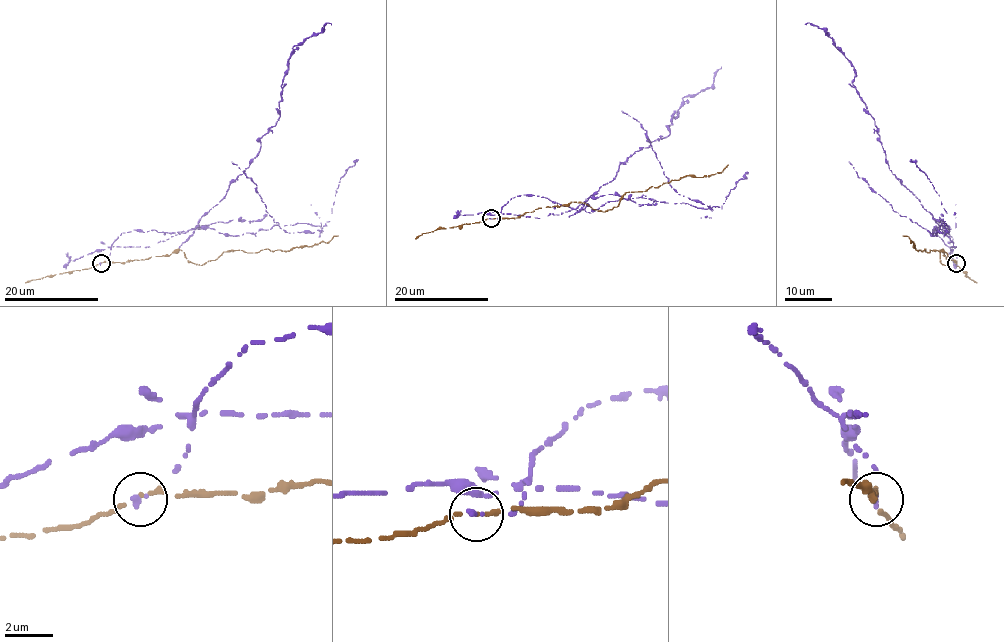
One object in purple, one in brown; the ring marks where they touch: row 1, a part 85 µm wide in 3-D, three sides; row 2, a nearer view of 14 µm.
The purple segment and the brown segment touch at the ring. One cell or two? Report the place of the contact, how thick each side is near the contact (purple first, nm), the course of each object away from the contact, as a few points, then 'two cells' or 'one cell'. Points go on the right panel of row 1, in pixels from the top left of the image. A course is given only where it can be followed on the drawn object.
at (956, 263); 200 nm thick on the purple side, 150 nm on the other; purple runs (957, 263), (932, 230), (946, 232), (934, 226), (932, 233), (946, 225), (932, 232), (892, 210), (849, 162); brown runs (957, 263), (945, 257), (940, 250), (942, 264), (950, 260), (945, 251), (918, 251), (908, 236), (903, 236); two cells

